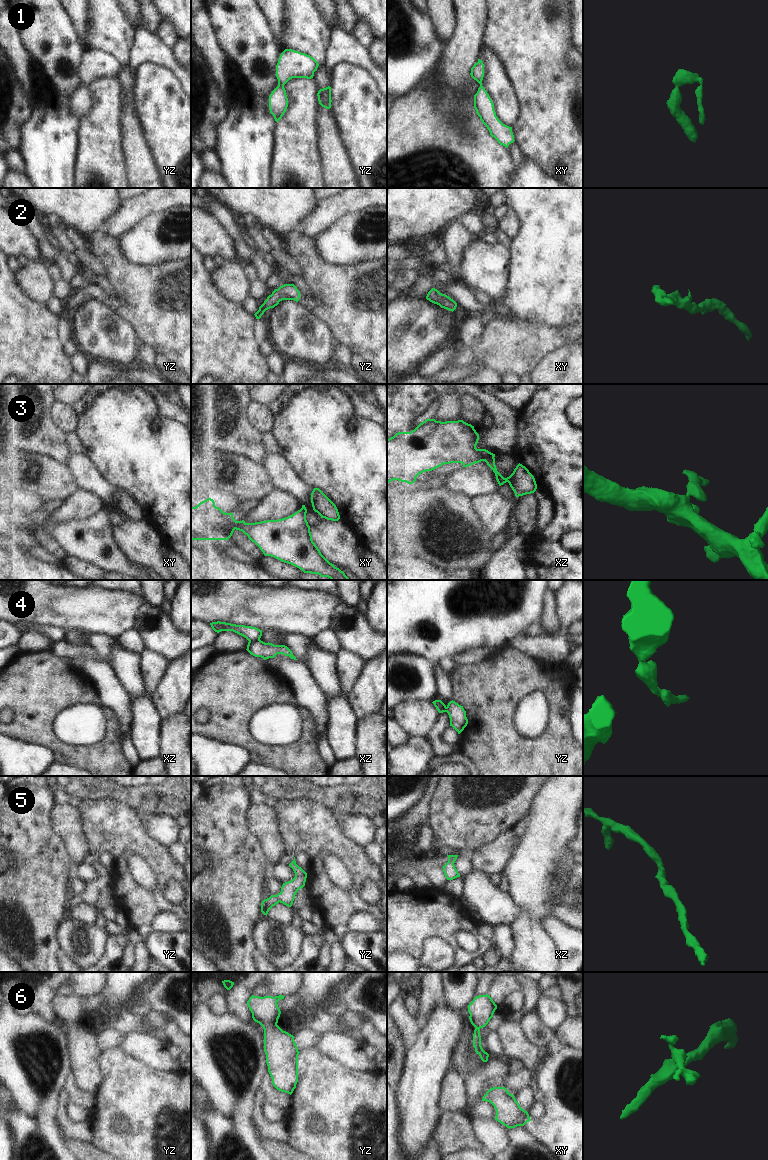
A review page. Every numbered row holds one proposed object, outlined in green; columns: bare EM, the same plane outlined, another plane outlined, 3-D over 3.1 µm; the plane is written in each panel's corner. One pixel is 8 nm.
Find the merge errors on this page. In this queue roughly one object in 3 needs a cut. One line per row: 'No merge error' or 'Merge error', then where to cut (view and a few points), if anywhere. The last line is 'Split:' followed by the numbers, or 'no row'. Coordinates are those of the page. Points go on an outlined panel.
1: No merge error. No split
2: No merge error. No split
3: No merge error. No split
4: Merge error. Split along xz (259, 638), (249, 641)
5: No merge error. No split
6: No merge error. No split
Split: 4.

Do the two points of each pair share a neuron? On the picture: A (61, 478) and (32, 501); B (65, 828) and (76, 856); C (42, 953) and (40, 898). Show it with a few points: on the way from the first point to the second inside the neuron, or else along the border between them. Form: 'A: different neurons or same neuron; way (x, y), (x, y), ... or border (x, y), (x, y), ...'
A: different neurons; border (15, 495), (27, 490), (39, 494), (45, 500)
B: same neuron; way (72, 835), (76, 849)
C: same neuron; way (51, 939), (50, 935), (40, 925), (40, 912)

